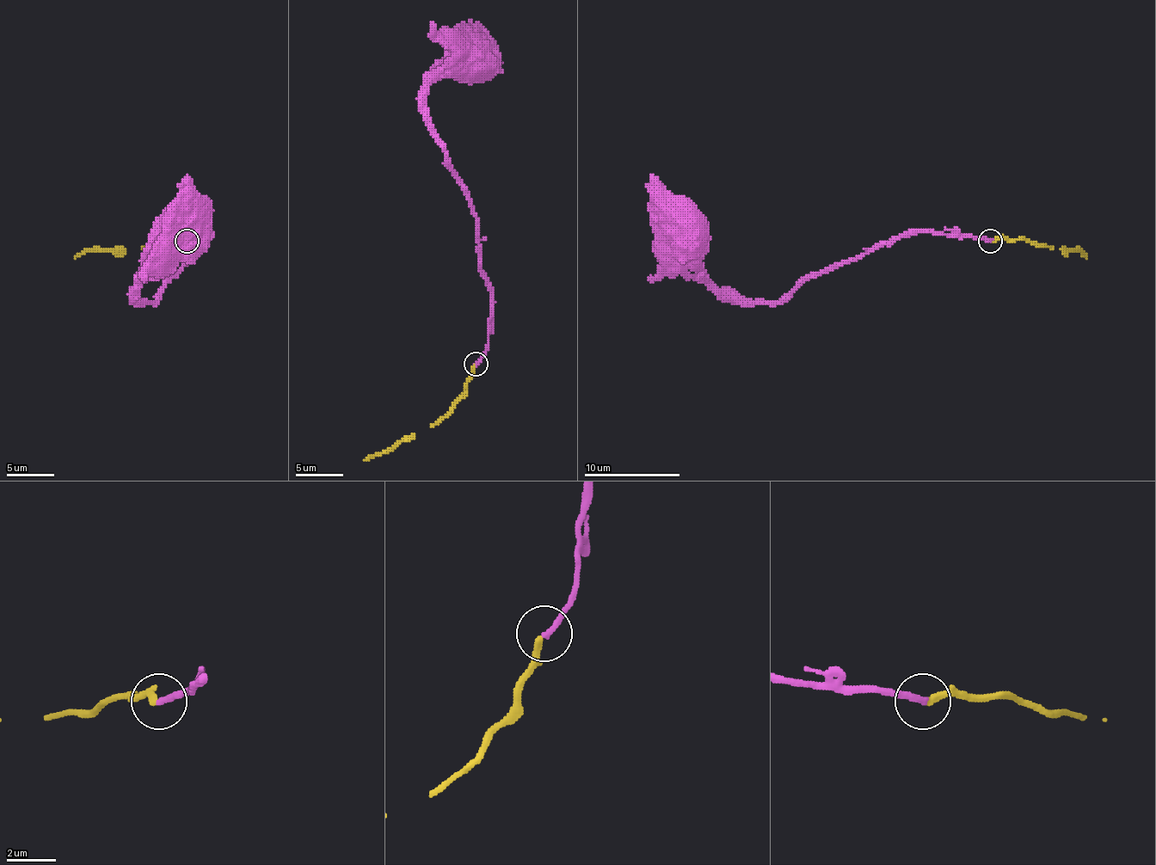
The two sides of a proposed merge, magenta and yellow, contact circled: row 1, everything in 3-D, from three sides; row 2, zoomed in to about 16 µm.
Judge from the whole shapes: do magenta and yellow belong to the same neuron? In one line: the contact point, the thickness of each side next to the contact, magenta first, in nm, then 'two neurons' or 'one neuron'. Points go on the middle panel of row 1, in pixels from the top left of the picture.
(476, 364) | 260/280 nm | one neuron

